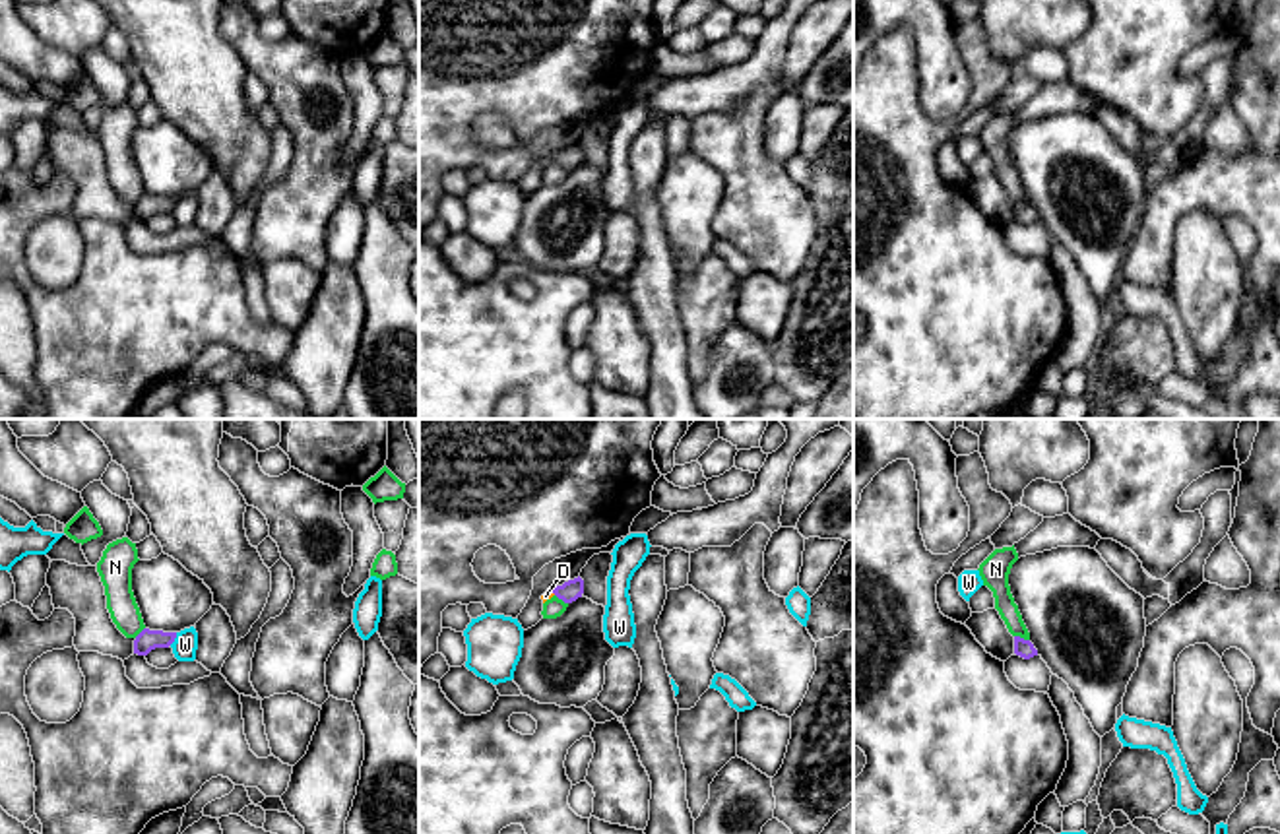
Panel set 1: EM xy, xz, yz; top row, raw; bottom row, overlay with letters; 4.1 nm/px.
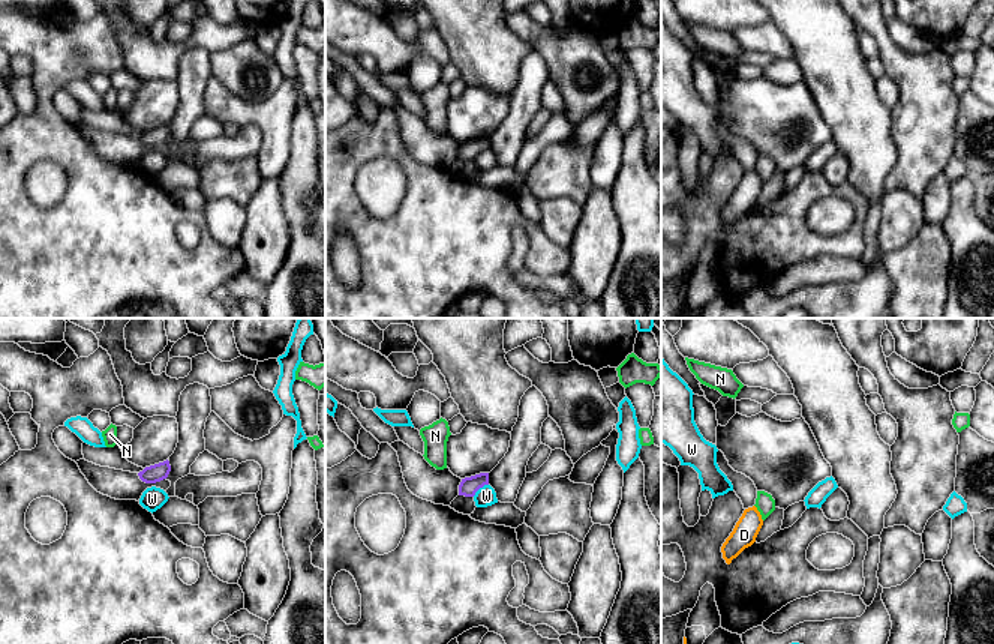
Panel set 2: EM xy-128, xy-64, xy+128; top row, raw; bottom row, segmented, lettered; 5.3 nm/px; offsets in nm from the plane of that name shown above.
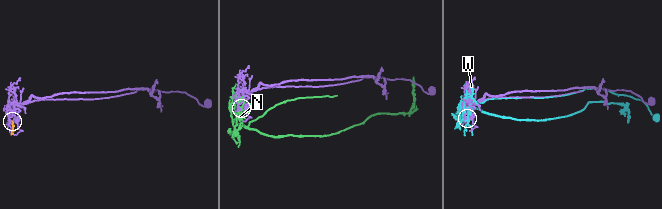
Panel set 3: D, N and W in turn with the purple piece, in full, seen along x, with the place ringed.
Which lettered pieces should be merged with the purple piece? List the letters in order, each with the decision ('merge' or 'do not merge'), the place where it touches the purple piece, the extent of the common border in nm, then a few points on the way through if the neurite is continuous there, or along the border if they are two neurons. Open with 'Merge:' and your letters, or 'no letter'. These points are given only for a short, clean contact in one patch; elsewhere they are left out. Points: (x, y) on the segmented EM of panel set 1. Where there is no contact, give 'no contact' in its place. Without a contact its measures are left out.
Merge: D
D: merge; meets purple in xz at (553, 592); contact 30 nm long; runs through xz (571, 590), (553, 592), (545, 596)
N: do not merge; meets purple in yz at (1023, 639); contact 70 nm long
W: do not merge; meets purple in xy at (175, 637); contact 70 nm long

